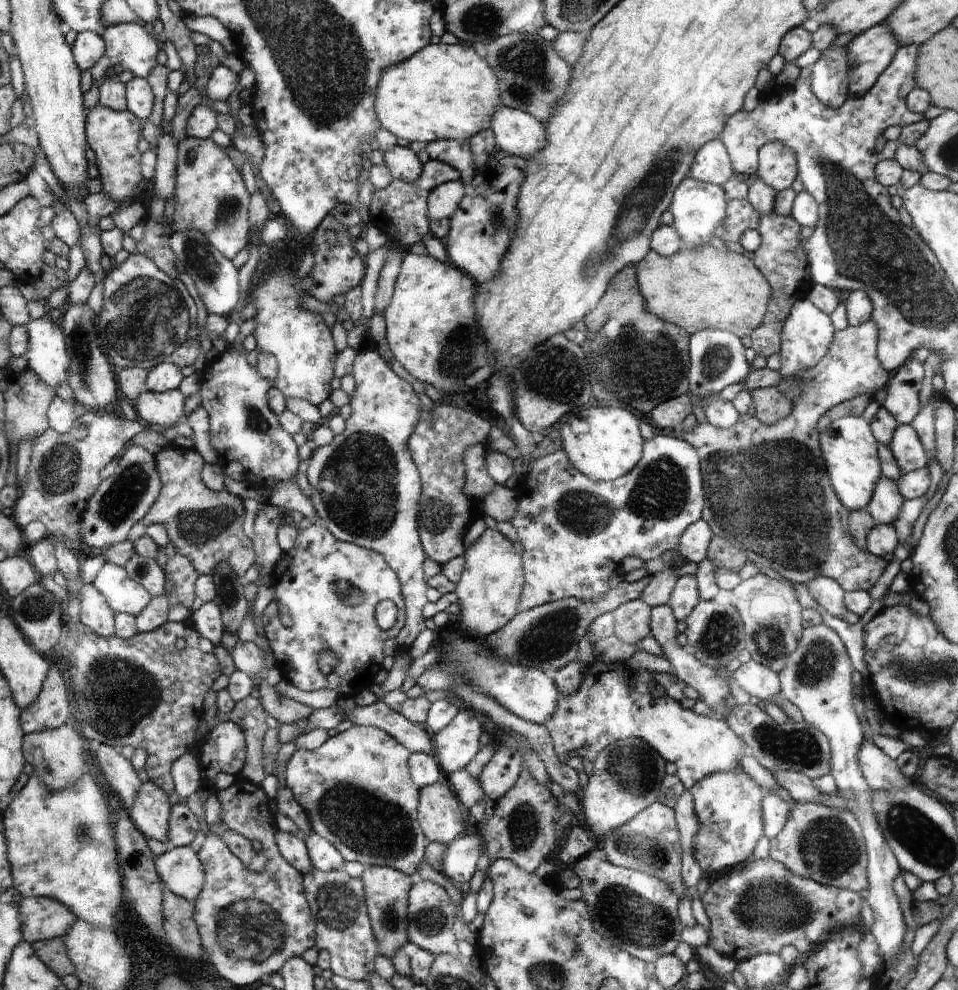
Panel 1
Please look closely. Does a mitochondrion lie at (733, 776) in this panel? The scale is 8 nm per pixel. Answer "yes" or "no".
no

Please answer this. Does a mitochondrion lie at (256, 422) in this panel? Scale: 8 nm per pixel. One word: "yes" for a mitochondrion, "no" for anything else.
yes

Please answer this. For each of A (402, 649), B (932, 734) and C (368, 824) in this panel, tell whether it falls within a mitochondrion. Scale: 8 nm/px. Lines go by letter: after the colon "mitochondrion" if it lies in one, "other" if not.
A: other
B: other
C: mitochondrion

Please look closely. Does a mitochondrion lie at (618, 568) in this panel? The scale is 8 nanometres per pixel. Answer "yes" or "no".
no

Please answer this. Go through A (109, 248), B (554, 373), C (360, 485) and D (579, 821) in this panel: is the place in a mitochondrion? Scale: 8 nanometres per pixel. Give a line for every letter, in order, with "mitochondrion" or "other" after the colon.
A: other
B: mitochondrion
C: mitochondrion
D: other

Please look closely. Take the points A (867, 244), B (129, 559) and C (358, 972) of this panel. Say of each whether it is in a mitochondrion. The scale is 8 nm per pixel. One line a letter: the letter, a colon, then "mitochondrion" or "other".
A: mitochondrion
B: other
C: other

